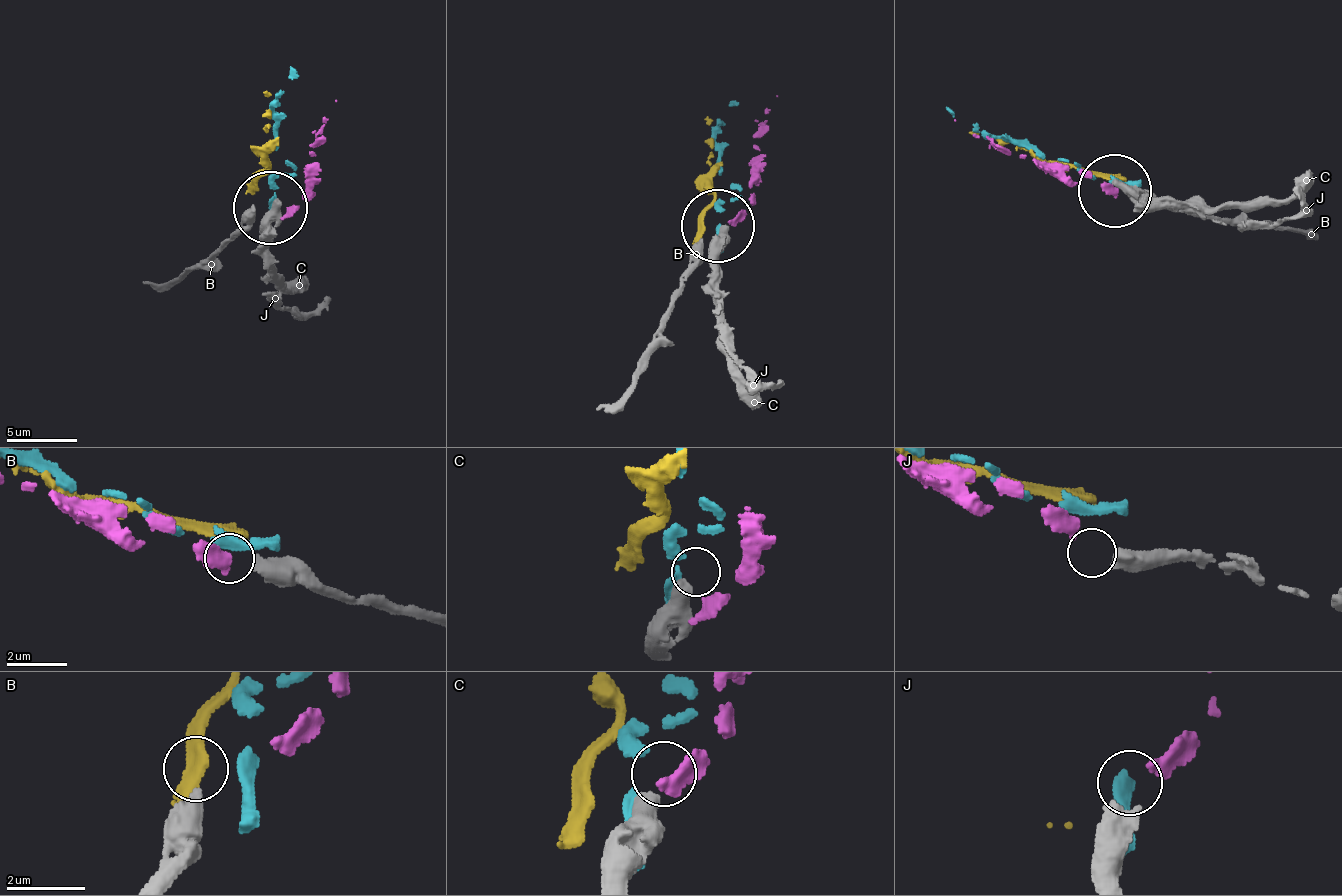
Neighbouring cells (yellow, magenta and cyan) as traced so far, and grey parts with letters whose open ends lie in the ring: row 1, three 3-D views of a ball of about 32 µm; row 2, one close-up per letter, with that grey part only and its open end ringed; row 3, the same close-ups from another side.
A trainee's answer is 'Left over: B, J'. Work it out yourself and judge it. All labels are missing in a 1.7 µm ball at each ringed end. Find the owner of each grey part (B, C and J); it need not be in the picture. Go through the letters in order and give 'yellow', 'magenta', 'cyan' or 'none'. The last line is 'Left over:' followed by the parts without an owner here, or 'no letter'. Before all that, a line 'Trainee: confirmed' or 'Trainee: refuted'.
Trainee: refuted
B: none
C: none
J: magenta
Left over: B, C

